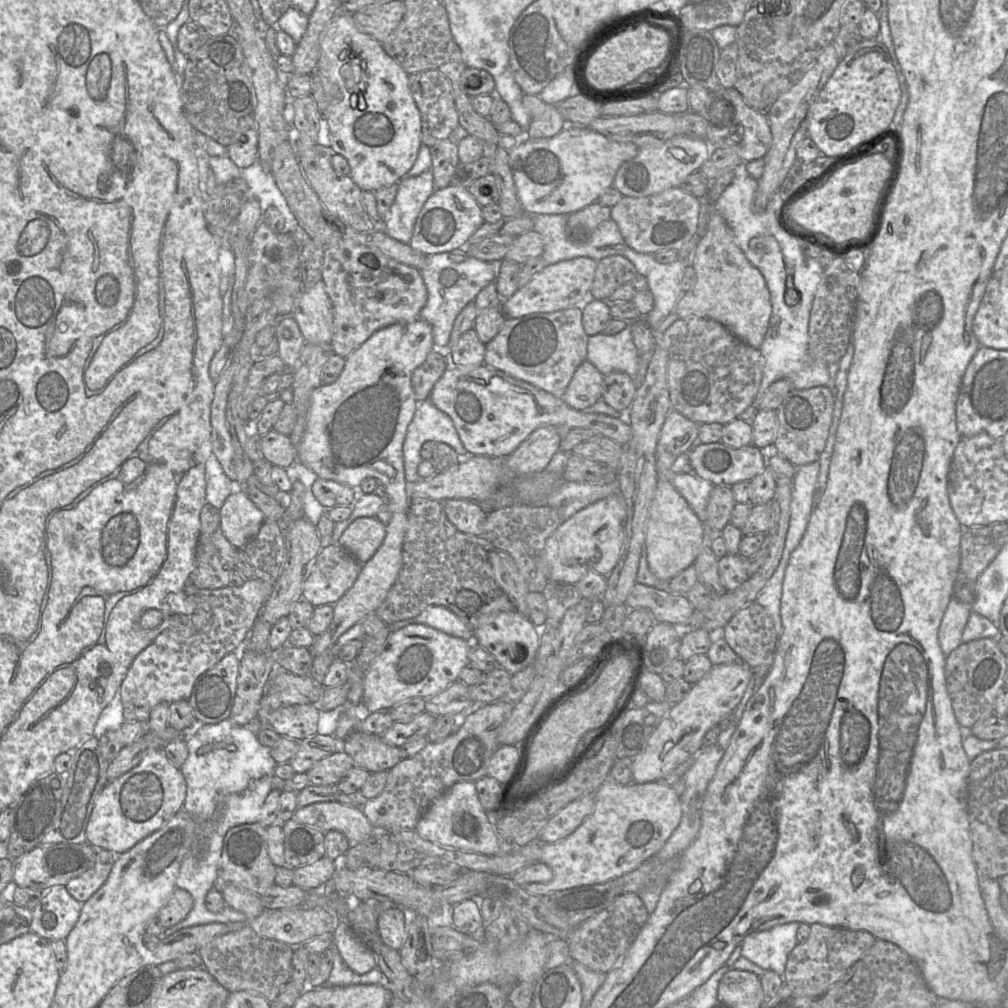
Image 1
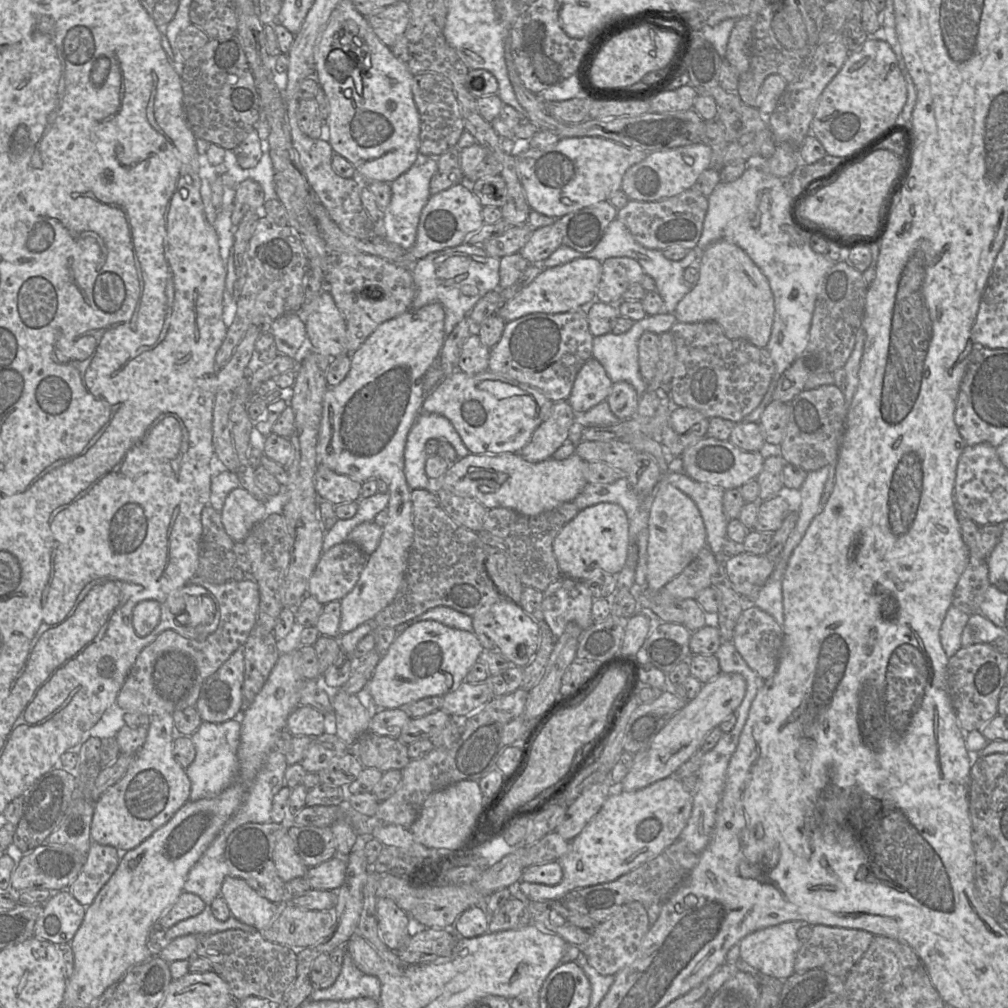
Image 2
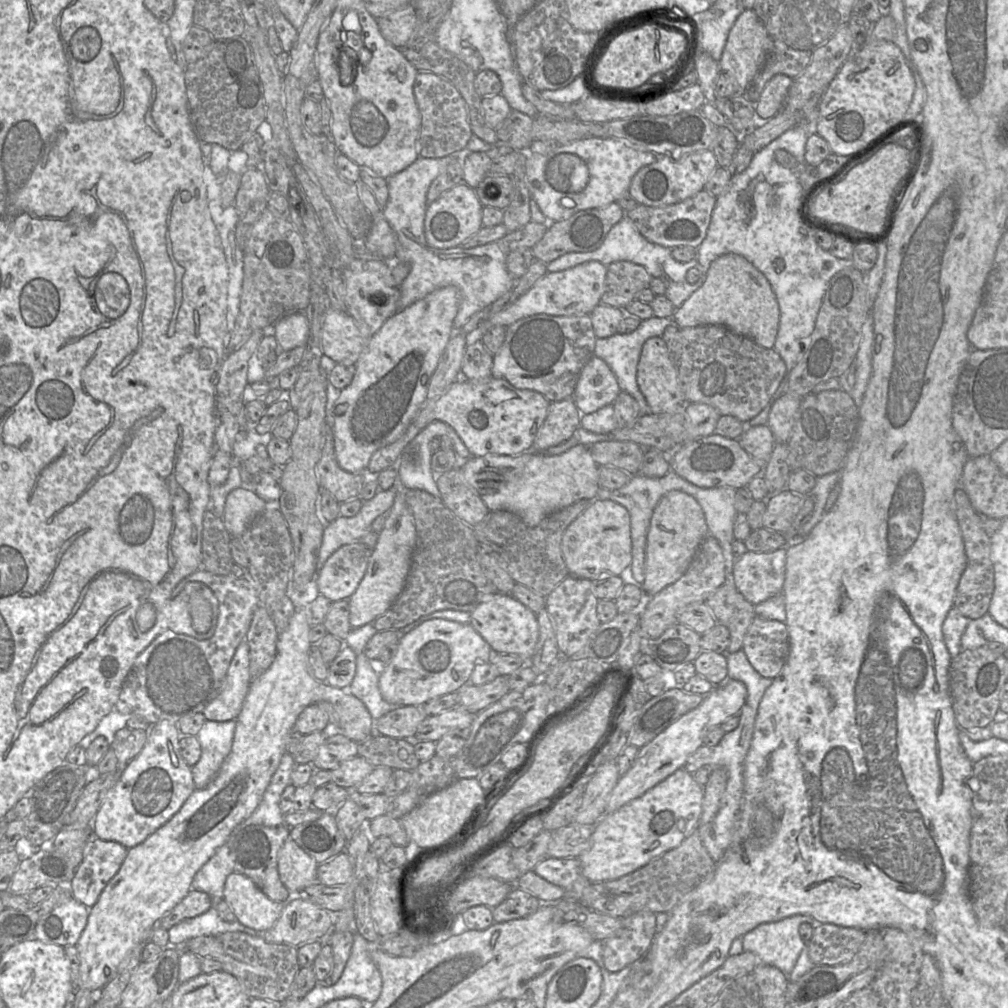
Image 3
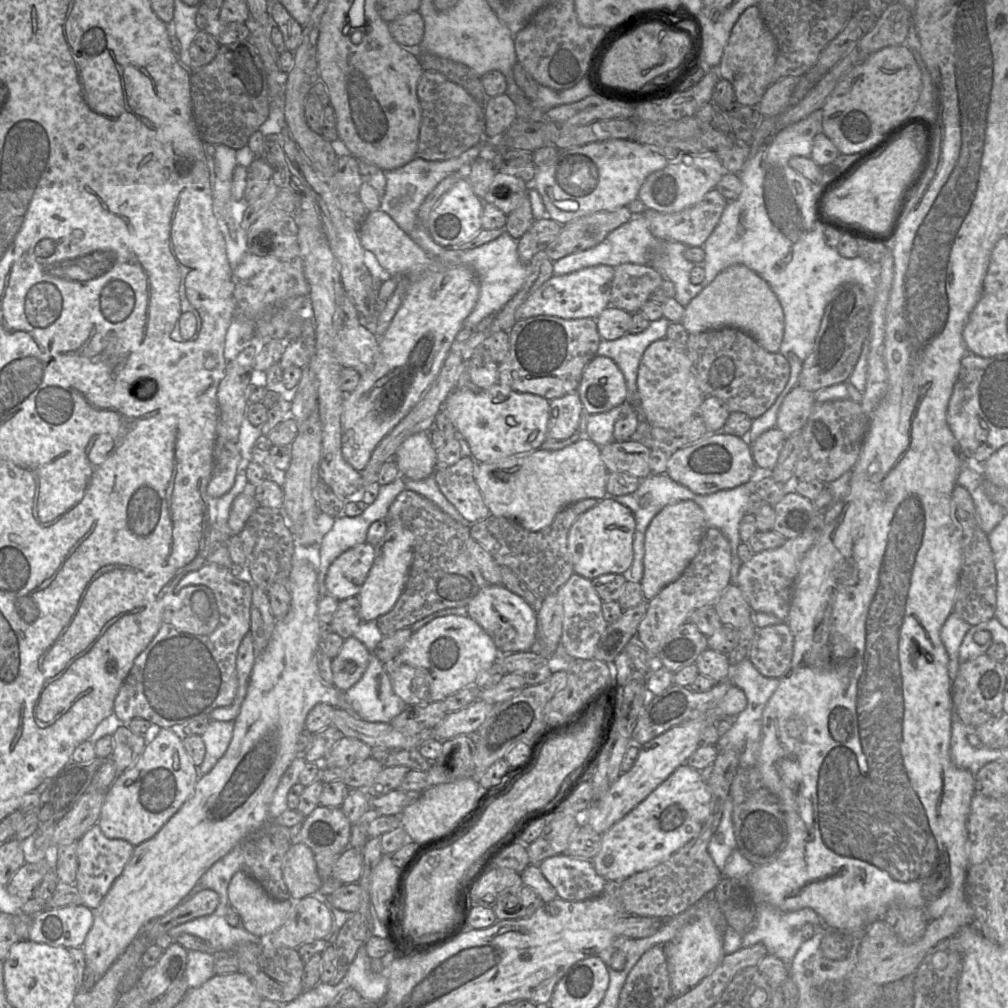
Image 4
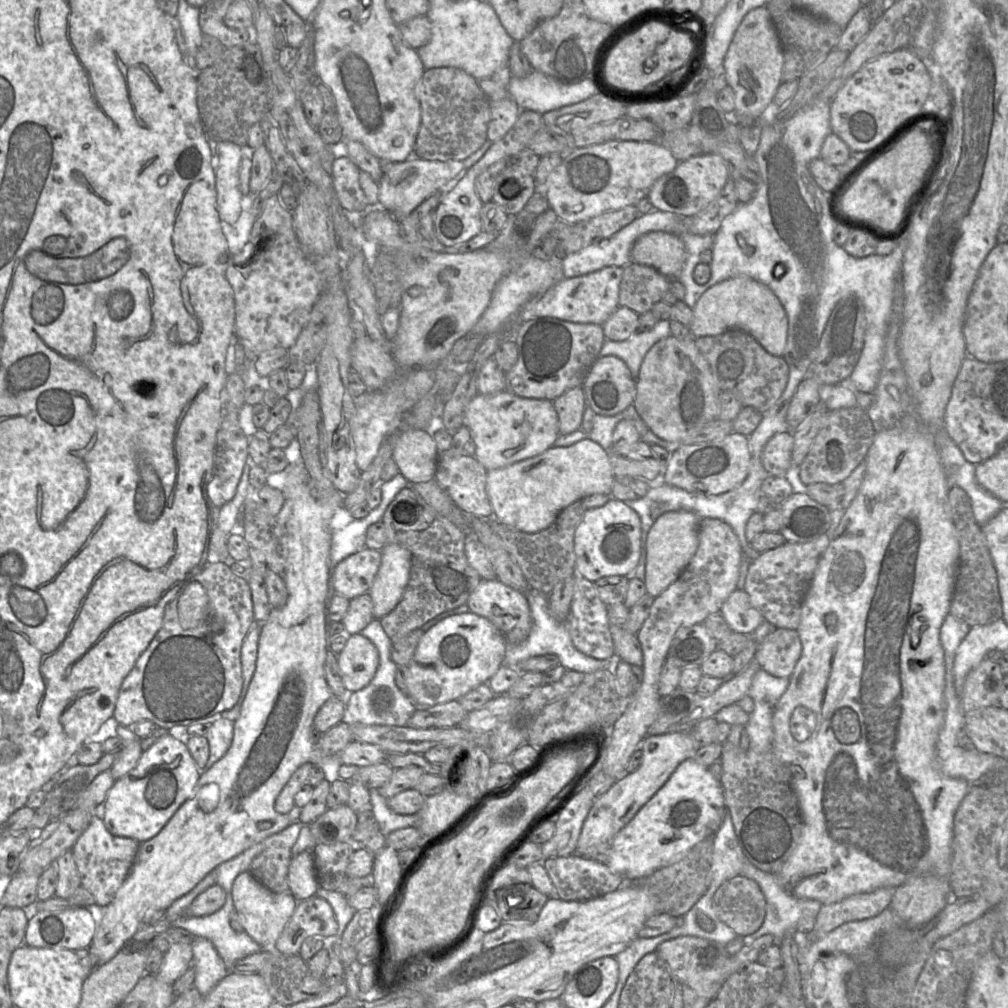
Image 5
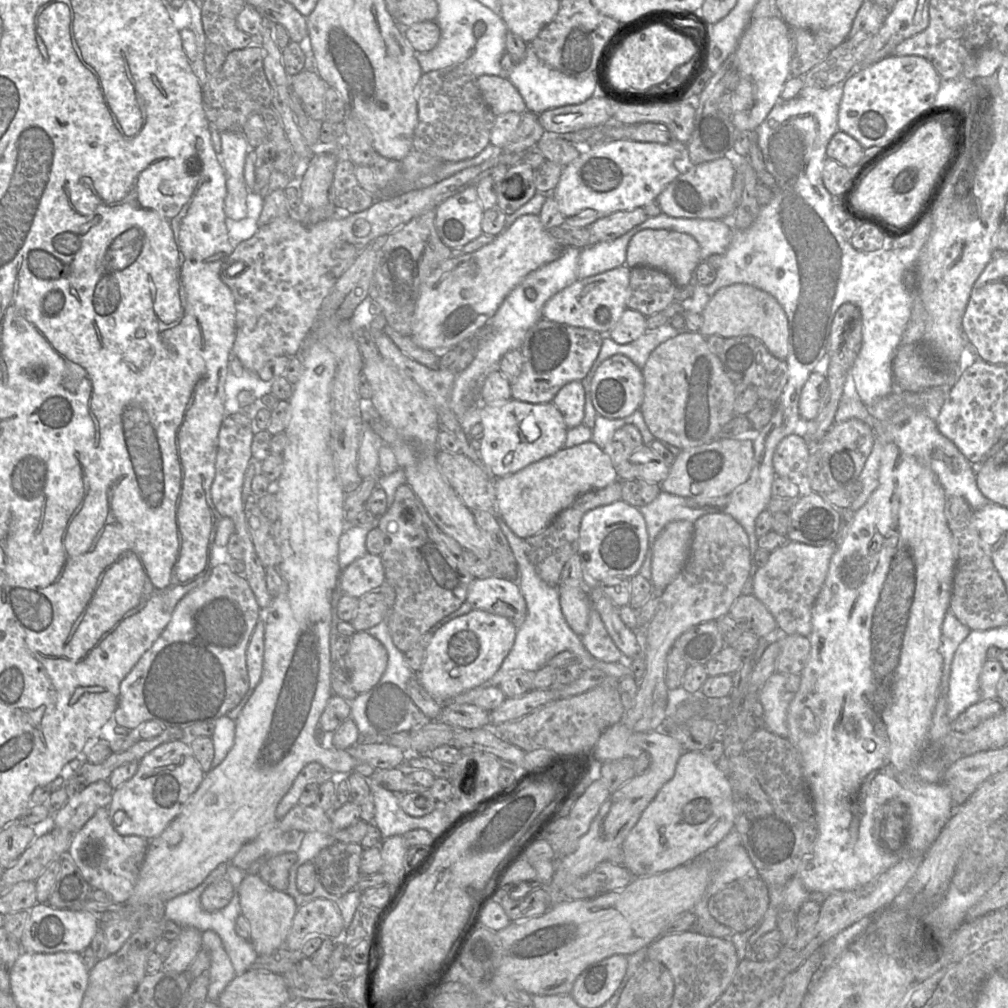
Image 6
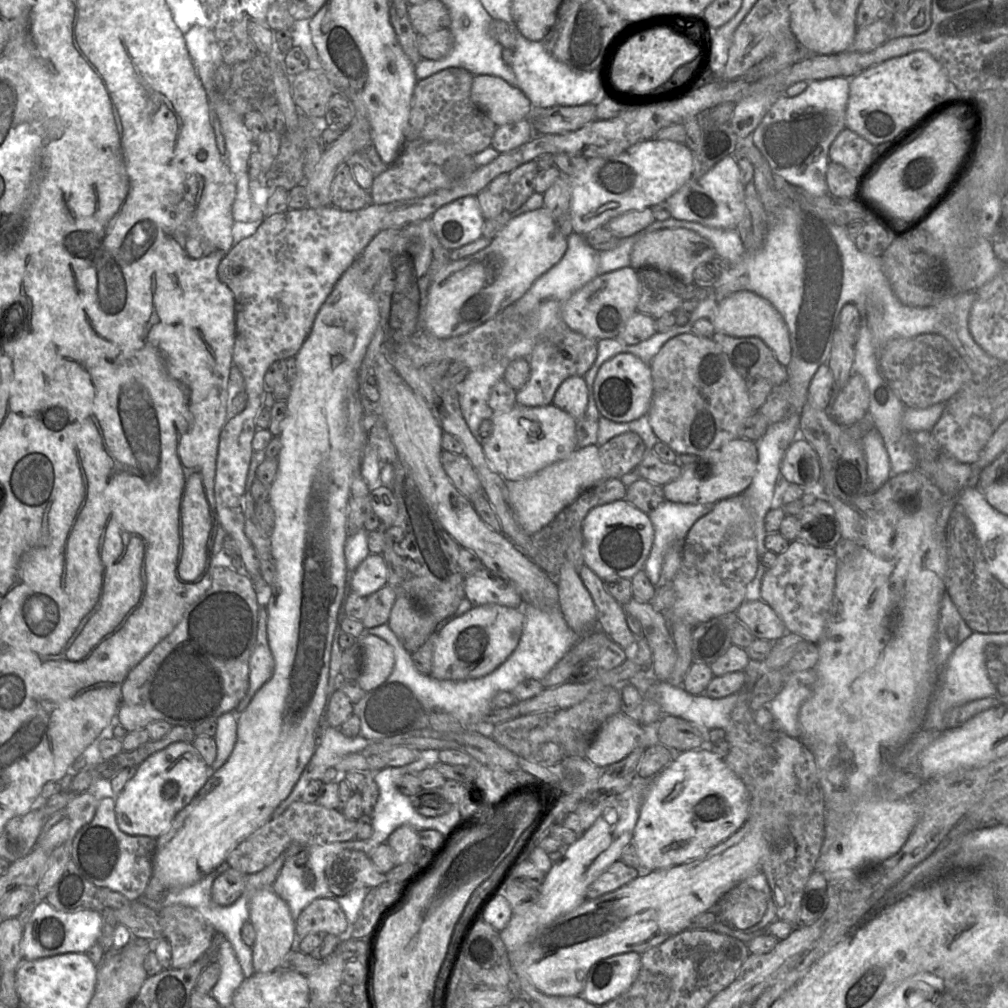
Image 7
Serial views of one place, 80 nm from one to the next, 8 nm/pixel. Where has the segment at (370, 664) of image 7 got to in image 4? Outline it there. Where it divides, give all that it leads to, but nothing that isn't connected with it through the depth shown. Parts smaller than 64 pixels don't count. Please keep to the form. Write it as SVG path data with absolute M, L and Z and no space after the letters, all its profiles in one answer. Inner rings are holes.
M355 637L345 639L339 654L331 663L334 686L345 692L355 685L368 666L370 654Z

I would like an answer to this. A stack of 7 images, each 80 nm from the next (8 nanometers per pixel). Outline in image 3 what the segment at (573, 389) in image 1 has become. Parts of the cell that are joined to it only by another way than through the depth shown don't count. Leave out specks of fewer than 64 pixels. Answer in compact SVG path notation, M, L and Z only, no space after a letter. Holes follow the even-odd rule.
M594 355L583 367L572 397L581 415L584 415L612 404L620 392L617 378L609 365Z

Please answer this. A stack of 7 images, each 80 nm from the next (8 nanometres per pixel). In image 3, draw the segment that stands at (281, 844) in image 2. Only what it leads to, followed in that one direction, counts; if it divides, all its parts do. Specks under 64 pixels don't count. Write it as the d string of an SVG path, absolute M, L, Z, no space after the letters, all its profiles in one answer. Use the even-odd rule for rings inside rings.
M291 837L286 839L278 852L278 873L292 896L318 882L318 865Z

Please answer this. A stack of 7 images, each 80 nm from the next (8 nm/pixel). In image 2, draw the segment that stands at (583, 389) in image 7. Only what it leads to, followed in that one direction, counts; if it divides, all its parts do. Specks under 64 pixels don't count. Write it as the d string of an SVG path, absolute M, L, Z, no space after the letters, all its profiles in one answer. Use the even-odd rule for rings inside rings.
M567 401L555 402L546 420L534 431L519 454L532 463L552 458L554 452L567 442L575 417L576 413Z

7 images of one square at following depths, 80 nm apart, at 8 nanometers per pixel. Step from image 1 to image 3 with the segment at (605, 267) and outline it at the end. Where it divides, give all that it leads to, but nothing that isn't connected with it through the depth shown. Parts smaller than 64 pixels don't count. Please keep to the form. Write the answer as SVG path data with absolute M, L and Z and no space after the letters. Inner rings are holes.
M616 261L607 266L605 291L601 303L624 309L644 288L649 288L652 276L642 265Z

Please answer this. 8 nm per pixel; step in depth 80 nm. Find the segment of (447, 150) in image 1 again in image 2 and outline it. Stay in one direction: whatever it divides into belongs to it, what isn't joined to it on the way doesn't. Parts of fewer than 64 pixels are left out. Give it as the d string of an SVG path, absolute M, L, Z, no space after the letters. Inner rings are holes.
M457 146L437 157L438 169L430 181L430 194L435 195L458 183L466 182Z

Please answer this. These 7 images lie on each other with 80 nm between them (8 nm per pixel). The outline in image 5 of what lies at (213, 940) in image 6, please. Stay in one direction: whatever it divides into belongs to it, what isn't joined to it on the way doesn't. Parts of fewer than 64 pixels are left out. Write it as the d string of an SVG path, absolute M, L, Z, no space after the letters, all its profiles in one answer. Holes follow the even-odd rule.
M205 938L192 944L192 966L195 968L194 987L204 997L229 973L214 945Z

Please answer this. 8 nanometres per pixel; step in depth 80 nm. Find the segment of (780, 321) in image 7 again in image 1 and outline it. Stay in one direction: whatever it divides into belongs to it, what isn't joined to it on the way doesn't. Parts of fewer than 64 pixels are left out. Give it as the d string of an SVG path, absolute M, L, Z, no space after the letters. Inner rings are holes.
M713 208L709 211L706 231L695 249L692 266L696 271L696 282L689 291L682 294L676 304L675 312L679 318L711 318L723 324L747 345L758 349L764 340L772 313L770 293L759 269L746 258L722 215Z

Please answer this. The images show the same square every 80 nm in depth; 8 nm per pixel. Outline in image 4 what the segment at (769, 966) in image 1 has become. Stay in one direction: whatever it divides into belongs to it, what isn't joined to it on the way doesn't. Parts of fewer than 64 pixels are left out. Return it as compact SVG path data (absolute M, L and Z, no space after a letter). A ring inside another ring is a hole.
M767 903L757 904L754 927L742 935L742 946L762 943L768 954L790 964L804 940L800 927L807 922L824 925L811 908L782 911Z

